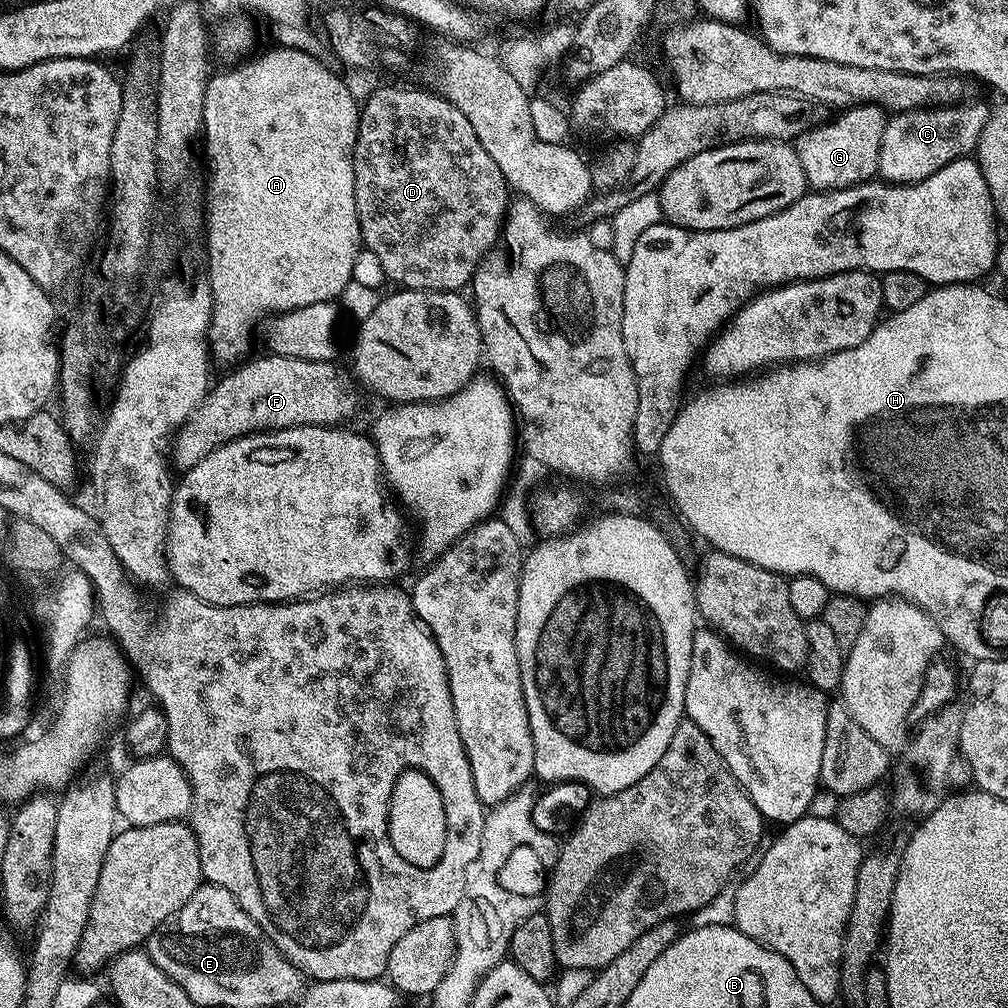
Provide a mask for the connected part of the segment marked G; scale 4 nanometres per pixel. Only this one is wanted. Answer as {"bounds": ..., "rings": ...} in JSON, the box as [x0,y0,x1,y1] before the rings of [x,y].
{"bounds":[794,104,889,192],"rings":[[[857,104],[833,116],[836,116],[833,120],[825,119],[816,127],[806,129],[794,141],[798,162],[802,162],[809,189],[817,192],[852,188],[873,179],[877,175],[882,134],[889,122],[884,109],[877,104]]]}

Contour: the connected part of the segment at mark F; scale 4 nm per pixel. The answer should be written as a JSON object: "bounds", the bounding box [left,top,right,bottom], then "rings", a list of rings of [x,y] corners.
{"bounds":[170,355,361,469],"rings":[[[263,355],[257,360],[245,359],[209,387],[203,402],[171,441],[170,460],[177,469],[193,468],[206,454],[240,436],[271,432],[274,428],[340,426],[359,410],[361,389],[345,369],[344,373],[339,368],[339,363]]]}

